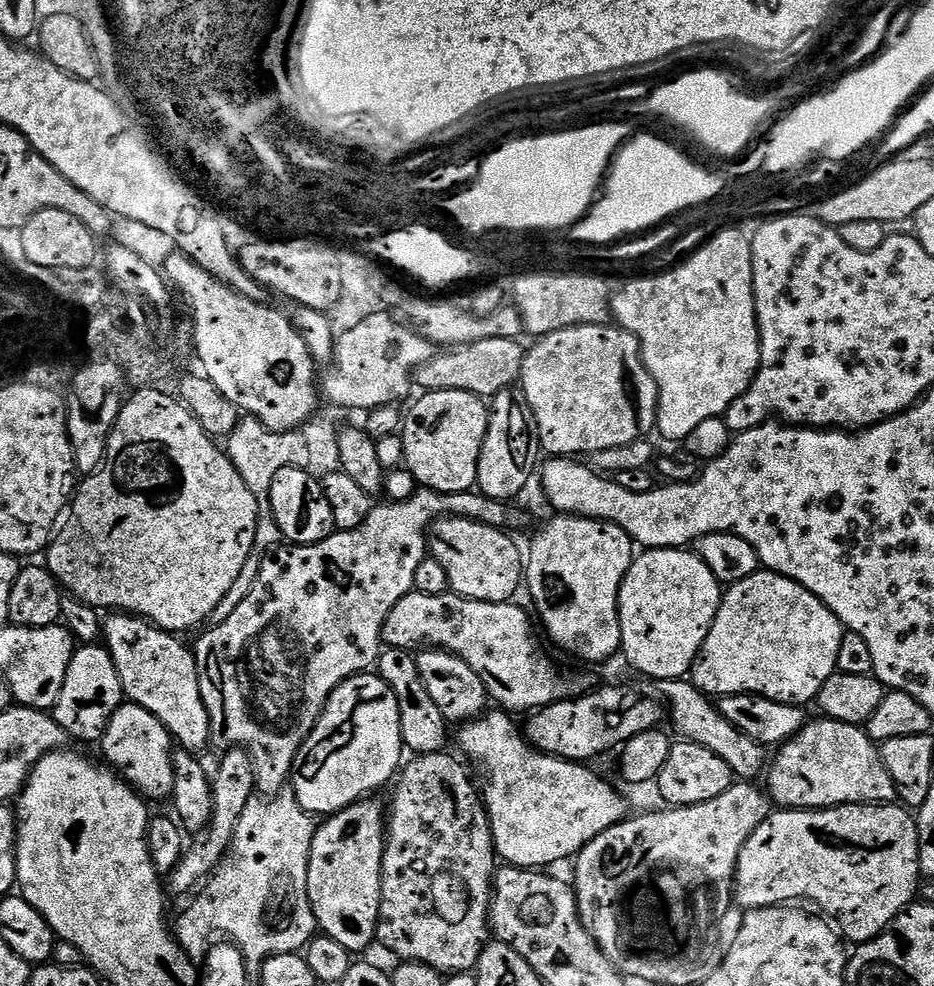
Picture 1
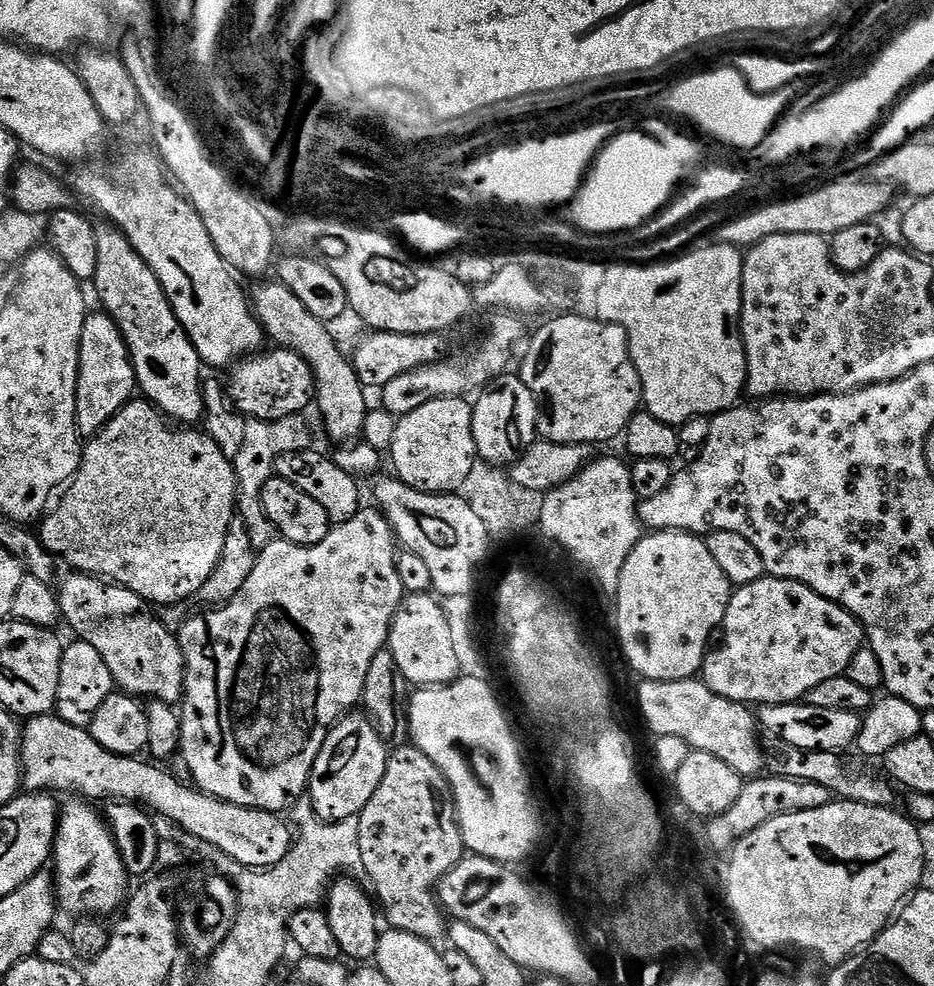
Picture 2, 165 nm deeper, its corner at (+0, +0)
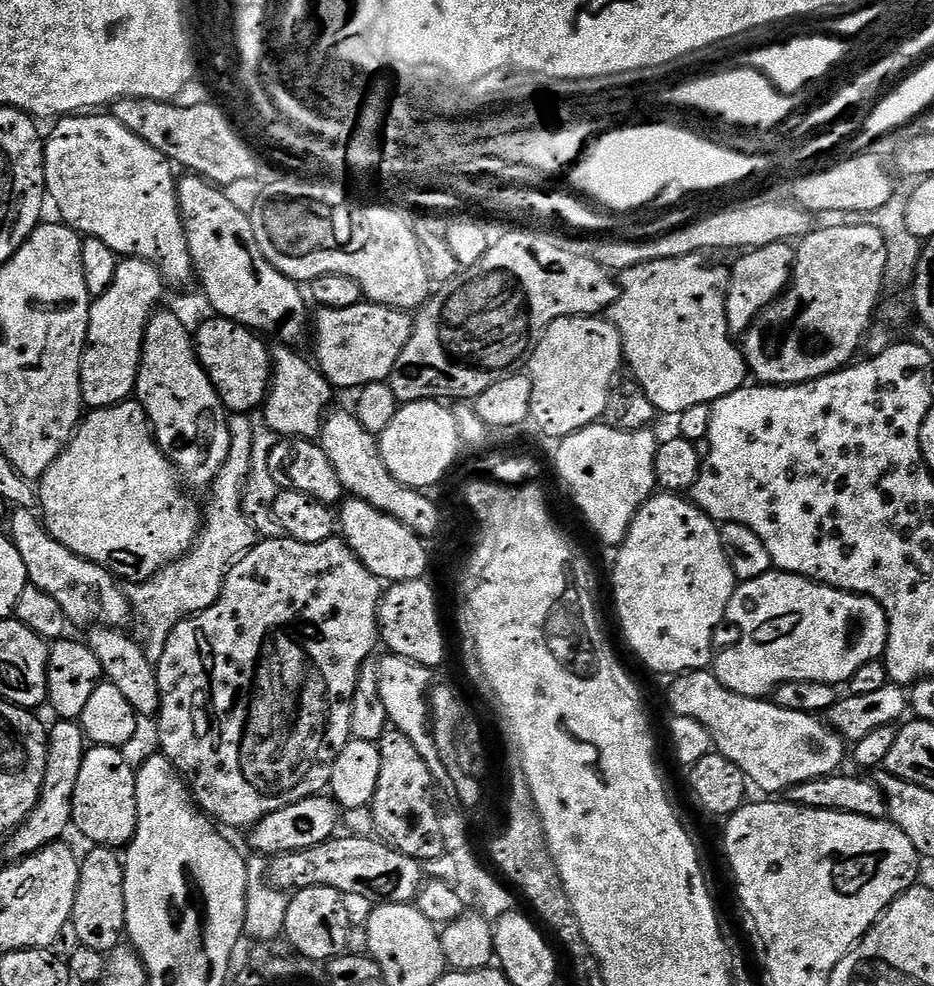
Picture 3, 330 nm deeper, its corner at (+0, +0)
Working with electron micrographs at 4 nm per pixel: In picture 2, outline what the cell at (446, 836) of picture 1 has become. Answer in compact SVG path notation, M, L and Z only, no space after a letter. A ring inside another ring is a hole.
M396 746L388 753L388 761L386 762L386 774L382 774L382 782L378 786L378 790L374 790L374 798L370 798L370 802L366 802L366 806L359 814L360 825L358 826L358 846L362 850L362 866L364 867L363 875L368 876L368 880L372 883L371 891L374 893L375 899L378 901L379 907L382 909L382 916L388 919L387 927L397 932L406 932L414 934L423 940L433 942L439 941L439 936L443 937L446 932L446 913L440 907L437 896L437 888L440 879L450 870L454 870L454 866L459 860L464 859L466 849L464 847L464 839L460 833L460 823L456 820L456 803L452 800L452 791L448 788L448 779L438 770L438 766L434 766L434 762L430 762L430 758L426 758L426 754L422 754L422 750L415 746Z

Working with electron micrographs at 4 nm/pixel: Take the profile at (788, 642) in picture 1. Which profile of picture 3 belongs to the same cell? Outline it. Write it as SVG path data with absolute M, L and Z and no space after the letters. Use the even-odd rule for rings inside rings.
M773 570L767 572L765 576L759 576L753 580L745 580L737 587L736 593L730 598L730 606L728 607L727 623L736 624L736 628L740 631L740 641L733 648L728 648L725 652L717 651L714 656L714 671L718 682L722 682L722 686L726 686L726 690L730 690L734 694L742 694L749 696L755 700L771 697L776 687L786 682L822 682L833 686L847 685L851 678L861 666L866 666L866 662L874 662L881 659L886 650L886 642L888 641L888 619L882 610L882 606L878 606L878 602L874 602L872 596L860 596L856 592L843 592L841 588L832 588L829 584L817 584L815 580L810 580L806 576L796 576L792 572L782 572Z

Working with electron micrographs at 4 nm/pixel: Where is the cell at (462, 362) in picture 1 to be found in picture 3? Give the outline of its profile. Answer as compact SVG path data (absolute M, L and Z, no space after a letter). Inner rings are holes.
M369 300L350 307L319 307L314 314L318 368L336 390L358 390L366 385L385 383L392 375L394 362L398 362L398 354L402 354L409 341L413 326L411 313Z

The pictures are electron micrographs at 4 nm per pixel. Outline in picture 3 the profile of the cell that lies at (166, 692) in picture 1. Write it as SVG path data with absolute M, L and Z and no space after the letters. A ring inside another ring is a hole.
M13 507L11 512L12 517L8 520L6 532L18 554L22 554L22 562L26 562L28 583L38 586L38 590L46 590L50 598L57 600L69 625L84 624L83 626L122 629L129 627L128 619L131 621L134 616L132 601L129 593L119 588L121 585L117 577L107 568L98 566L62 546L62 542L49 534L43 519L37 513L35 516L32 508Z

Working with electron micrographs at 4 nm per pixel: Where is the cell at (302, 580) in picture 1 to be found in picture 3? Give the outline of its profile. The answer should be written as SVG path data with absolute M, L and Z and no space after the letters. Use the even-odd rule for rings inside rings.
M264 538L230 569L222 594L218 602L214 602L214 606L188 617L187 620L180 620L178 626L174 626L162 658L156 665L160 691L159 751L184 777L196 803L213 821L248 830L266 814L282 810L299 800L319 796L331 785L332 764L352 739L350 714L360 667L364 660L373 655L376 644L378 648L381 595L382 581L370 574L366 566L362 566L352 547L342 538L313 544L287 538Z

